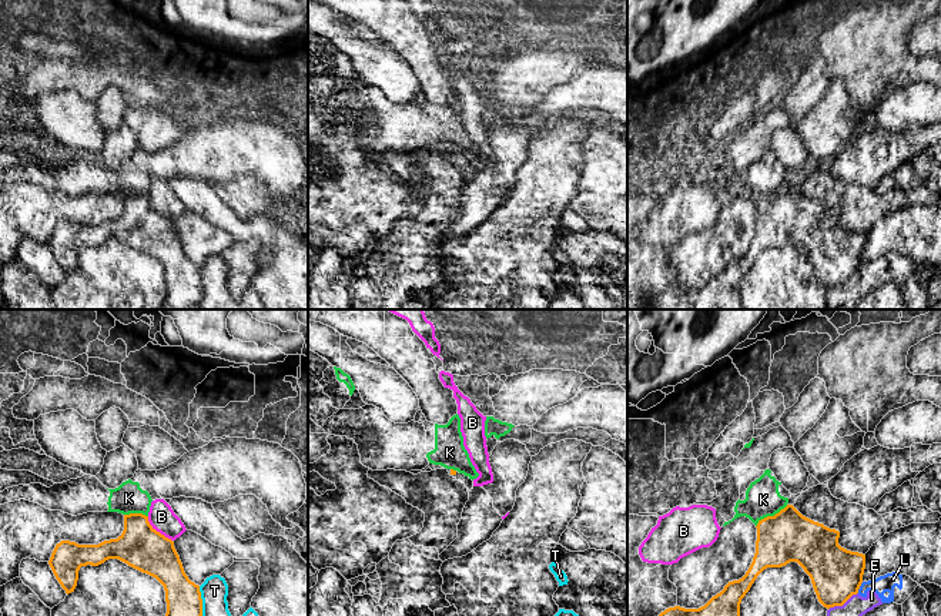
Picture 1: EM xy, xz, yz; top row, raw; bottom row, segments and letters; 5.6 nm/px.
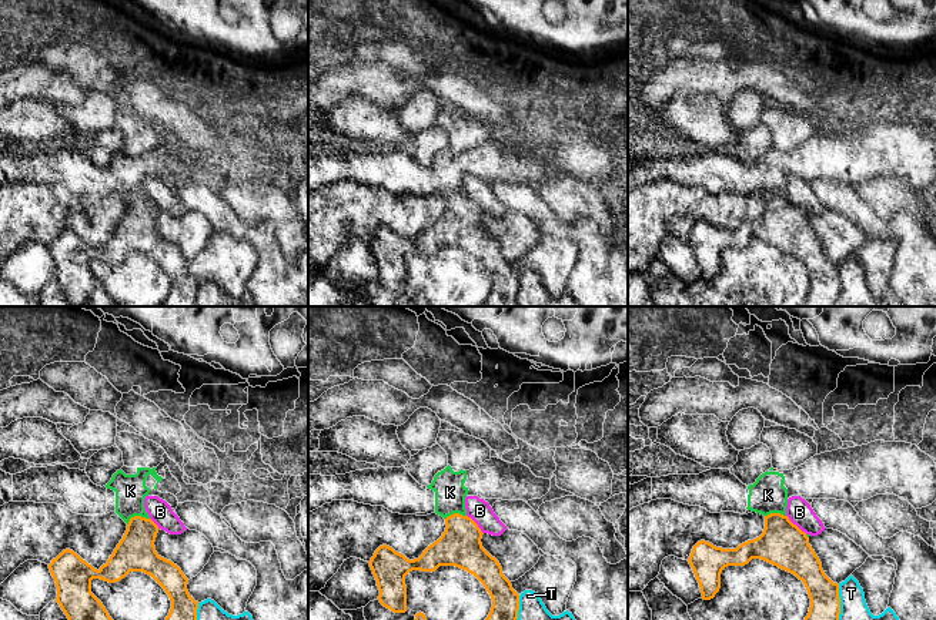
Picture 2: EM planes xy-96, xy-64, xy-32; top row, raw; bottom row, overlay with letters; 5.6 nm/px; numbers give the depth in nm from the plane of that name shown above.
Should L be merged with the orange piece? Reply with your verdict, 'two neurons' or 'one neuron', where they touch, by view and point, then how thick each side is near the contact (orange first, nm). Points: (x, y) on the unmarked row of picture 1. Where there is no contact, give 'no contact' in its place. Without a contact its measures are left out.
two neurons | yz (859, 268) | 300/100 nm

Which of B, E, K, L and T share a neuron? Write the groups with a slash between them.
B / E L / K / T

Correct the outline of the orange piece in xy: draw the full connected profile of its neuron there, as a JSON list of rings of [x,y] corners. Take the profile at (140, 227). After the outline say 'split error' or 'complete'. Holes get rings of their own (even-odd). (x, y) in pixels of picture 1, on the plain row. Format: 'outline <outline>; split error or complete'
outline [[[143,194],[124,195],[124,211],[117,220],[98,225],[61,221],[56,225],[48,245],[68,275],[77,267],[81,247],[98,247],[108,240],[118,240],[164,267],[167,294],[160,309],[200,309],[200,267],[185,255],[174,222],[157,212]]]; complete

